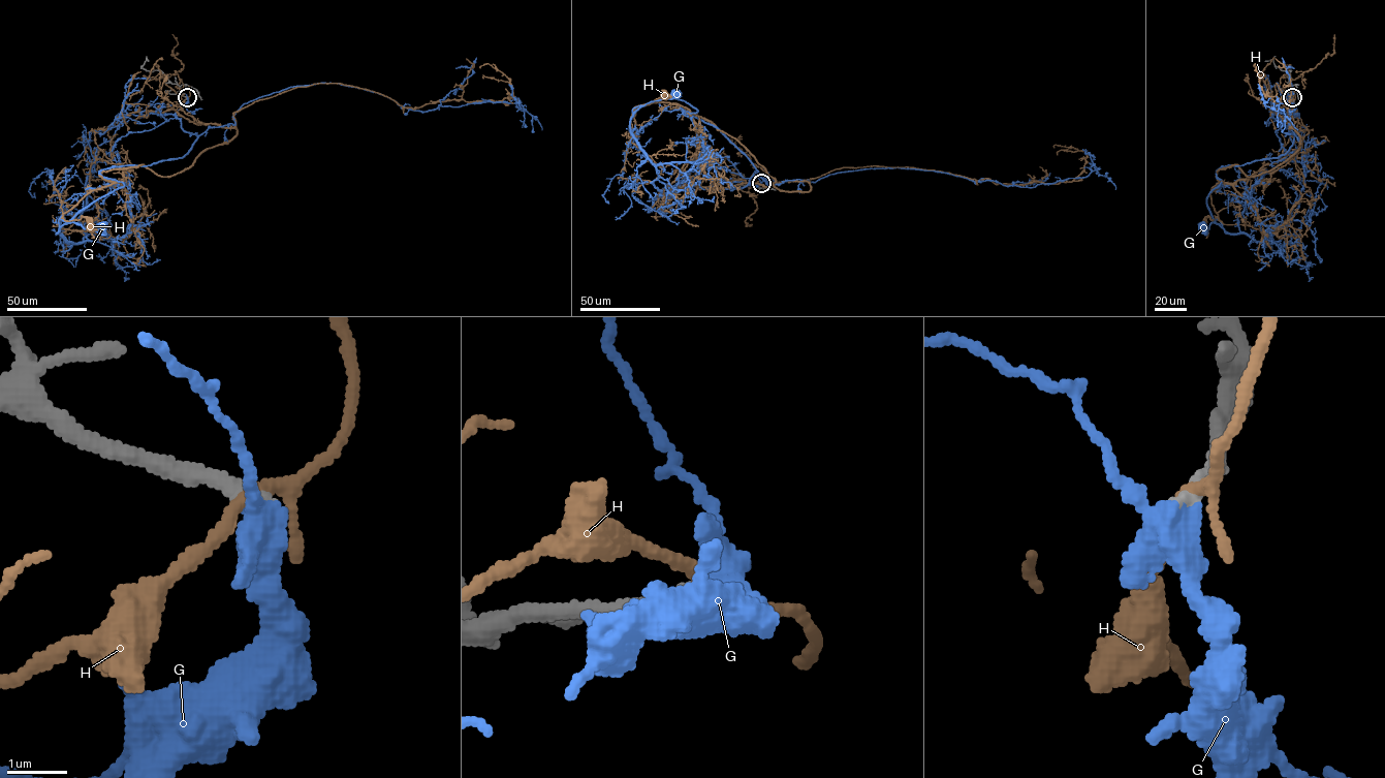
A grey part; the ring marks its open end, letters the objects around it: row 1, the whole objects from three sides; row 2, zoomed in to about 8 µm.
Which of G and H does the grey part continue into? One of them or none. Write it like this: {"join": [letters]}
{"join": ["G"]}

